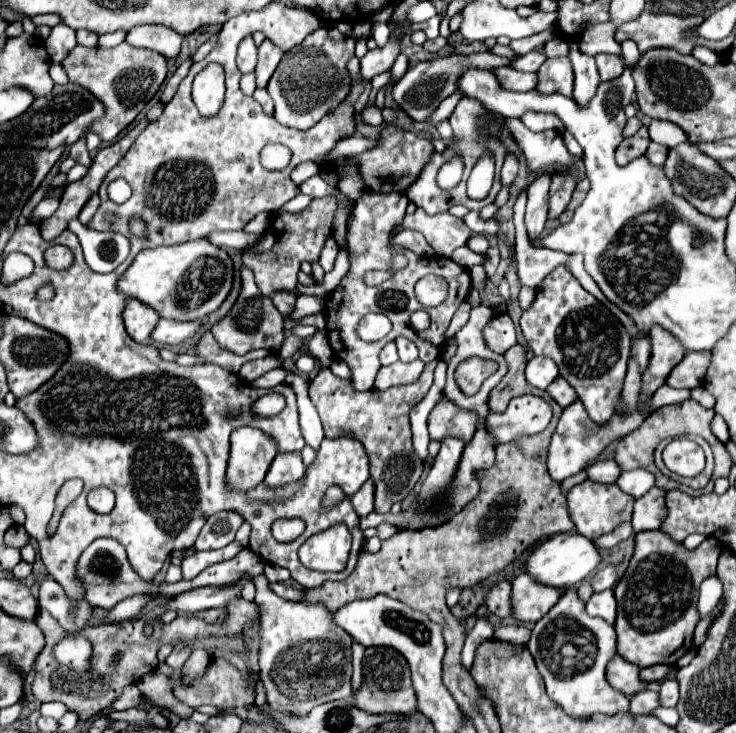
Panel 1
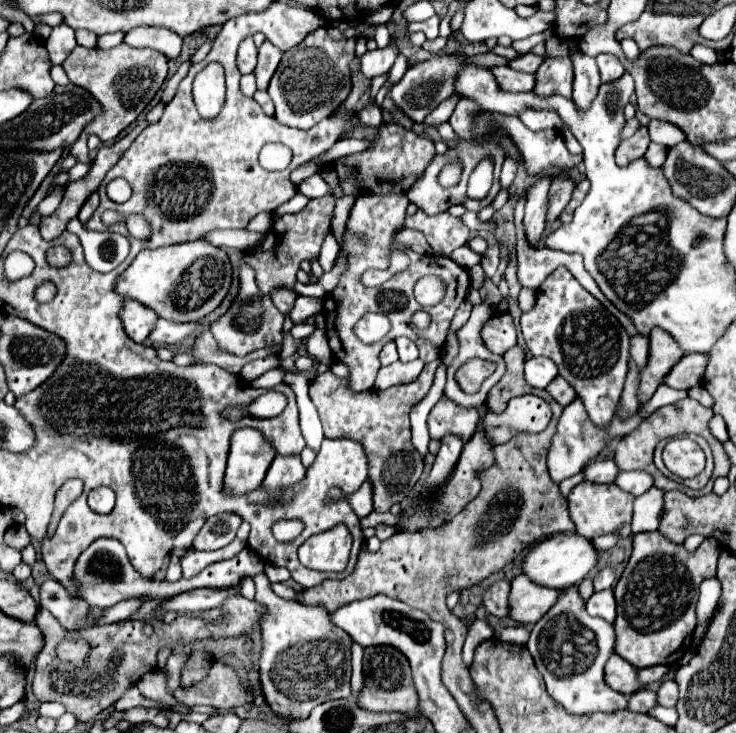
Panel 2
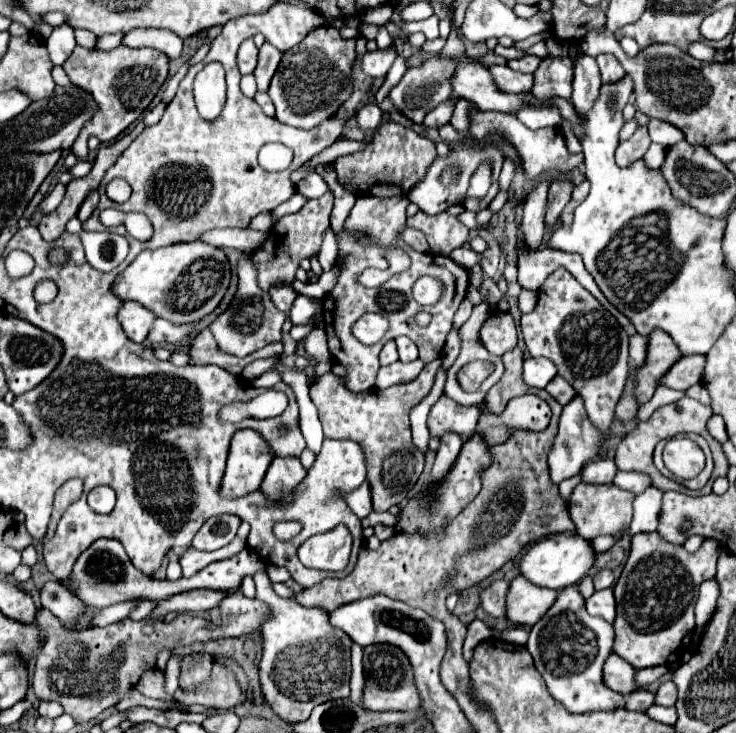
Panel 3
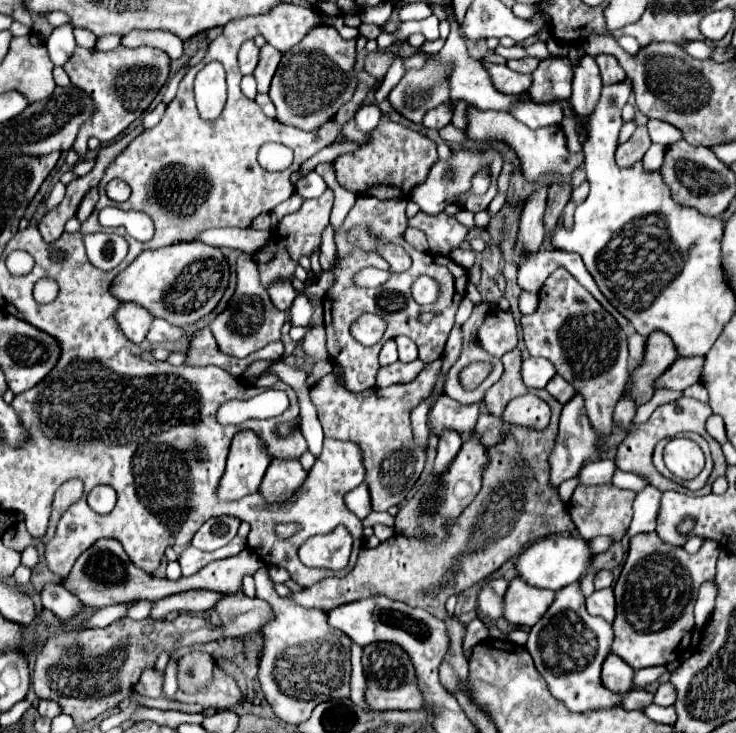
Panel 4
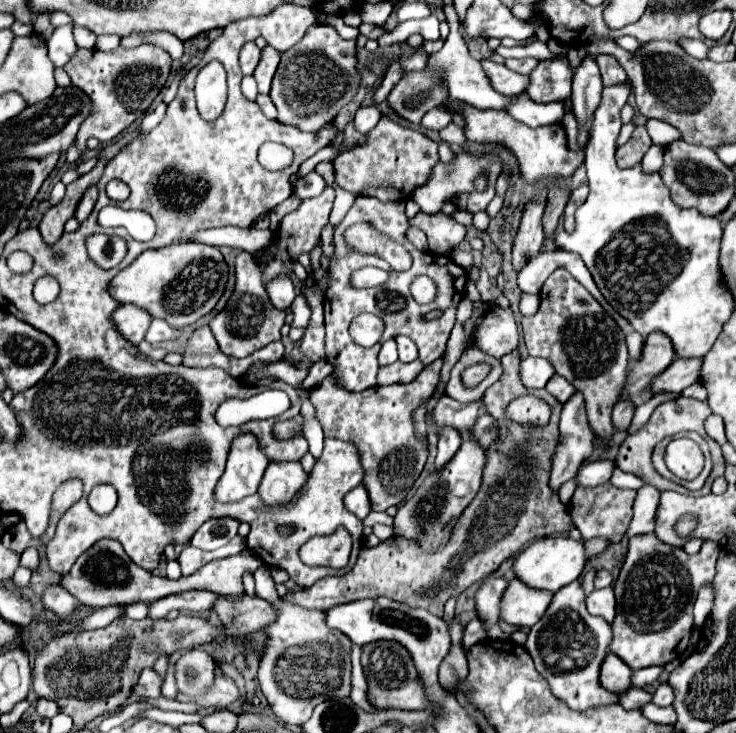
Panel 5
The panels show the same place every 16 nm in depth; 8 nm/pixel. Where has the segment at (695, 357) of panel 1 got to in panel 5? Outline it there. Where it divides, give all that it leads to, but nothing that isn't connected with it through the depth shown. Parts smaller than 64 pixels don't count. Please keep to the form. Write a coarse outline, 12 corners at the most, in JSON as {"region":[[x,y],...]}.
{"region":[[676,358],[652,382],[652,392],[682,392],[700,380],[700,360]]}

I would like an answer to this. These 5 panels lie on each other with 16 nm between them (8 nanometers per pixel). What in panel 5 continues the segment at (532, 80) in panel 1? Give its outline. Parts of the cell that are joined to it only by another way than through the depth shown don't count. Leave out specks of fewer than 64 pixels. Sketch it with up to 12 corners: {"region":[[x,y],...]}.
{"region":[[482,60],[484,72],[500,94],[516,96],[528,88],[520,76],[504,64]]}

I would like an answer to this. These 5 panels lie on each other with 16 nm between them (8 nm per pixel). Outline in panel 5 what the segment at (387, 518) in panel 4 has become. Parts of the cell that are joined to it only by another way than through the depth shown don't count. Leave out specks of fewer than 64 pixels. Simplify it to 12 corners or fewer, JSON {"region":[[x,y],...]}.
{"region":[[370,512],[364,526],[386,524],[392,526],[392,518],[386,512]]}

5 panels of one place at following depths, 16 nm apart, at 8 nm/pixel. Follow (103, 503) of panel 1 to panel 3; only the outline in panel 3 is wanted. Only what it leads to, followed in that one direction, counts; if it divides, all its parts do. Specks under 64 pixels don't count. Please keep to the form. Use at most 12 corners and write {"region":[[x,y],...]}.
{"region":[[108,486],[88,494],[88,506],[98,514],[110,514],[116,494]]}

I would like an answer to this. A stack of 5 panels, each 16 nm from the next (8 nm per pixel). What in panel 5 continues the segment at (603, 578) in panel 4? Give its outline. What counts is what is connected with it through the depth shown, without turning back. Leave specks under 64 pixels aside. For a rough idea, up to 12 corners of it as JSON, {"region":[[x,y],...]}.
{"region":[[608,570],[596,572],[594,586],[608,588],[612,586],[614,578]]}

